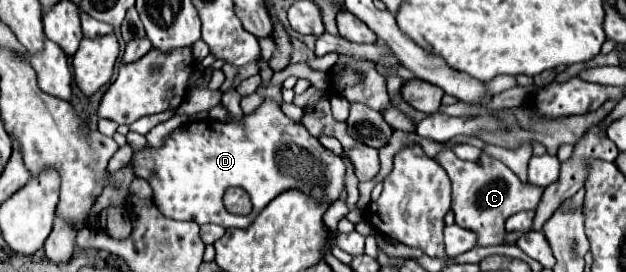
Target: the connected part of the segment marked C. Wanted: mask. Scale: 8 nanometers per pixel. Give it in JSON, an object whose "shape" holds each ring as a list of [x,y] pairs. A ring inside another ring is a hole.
{"shape":[[[443,151],[435,157],[435,161],[447,171],[453,183],[451,209],[455,213],[455,223],[477,235],[477,247],[503,245],[507,217],[519,211],[535,211],[545,191],[541,187],[521,183],[507,165],[487,153],[483,153],[479,161],[461,161],[453,151]]]}

